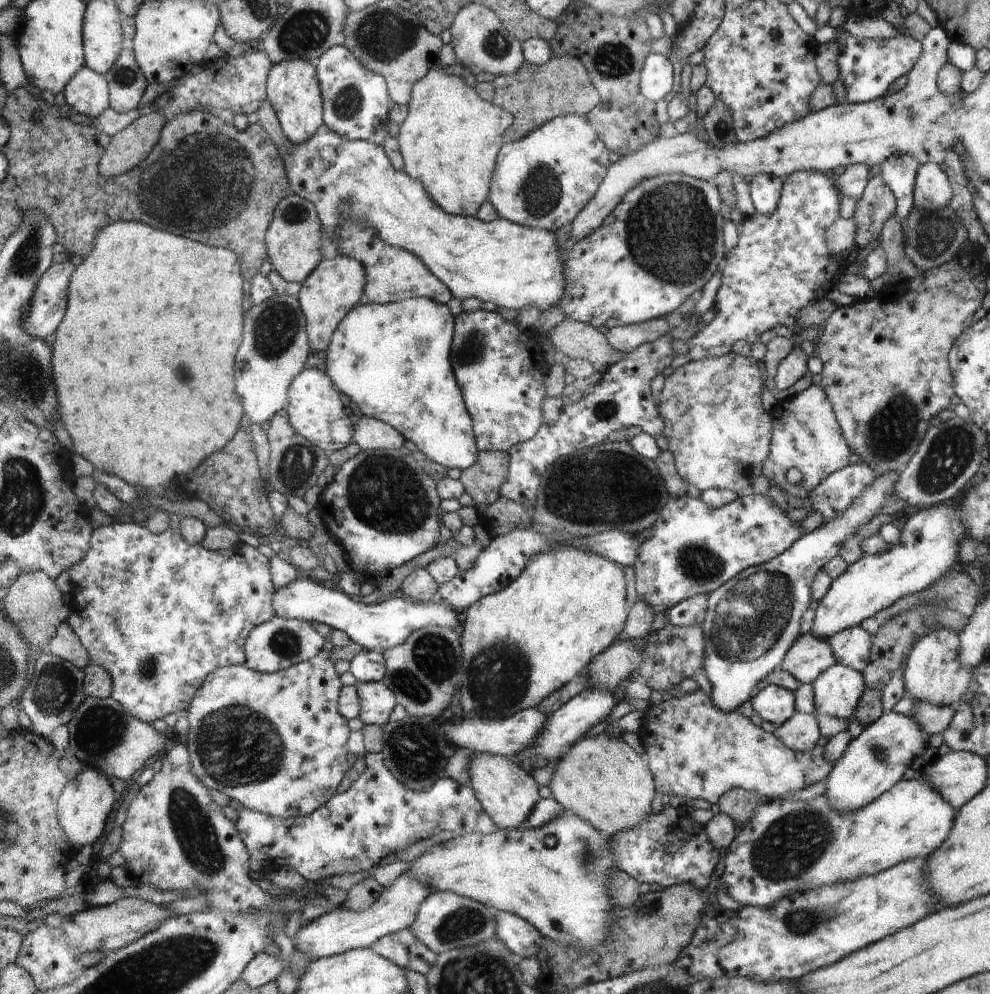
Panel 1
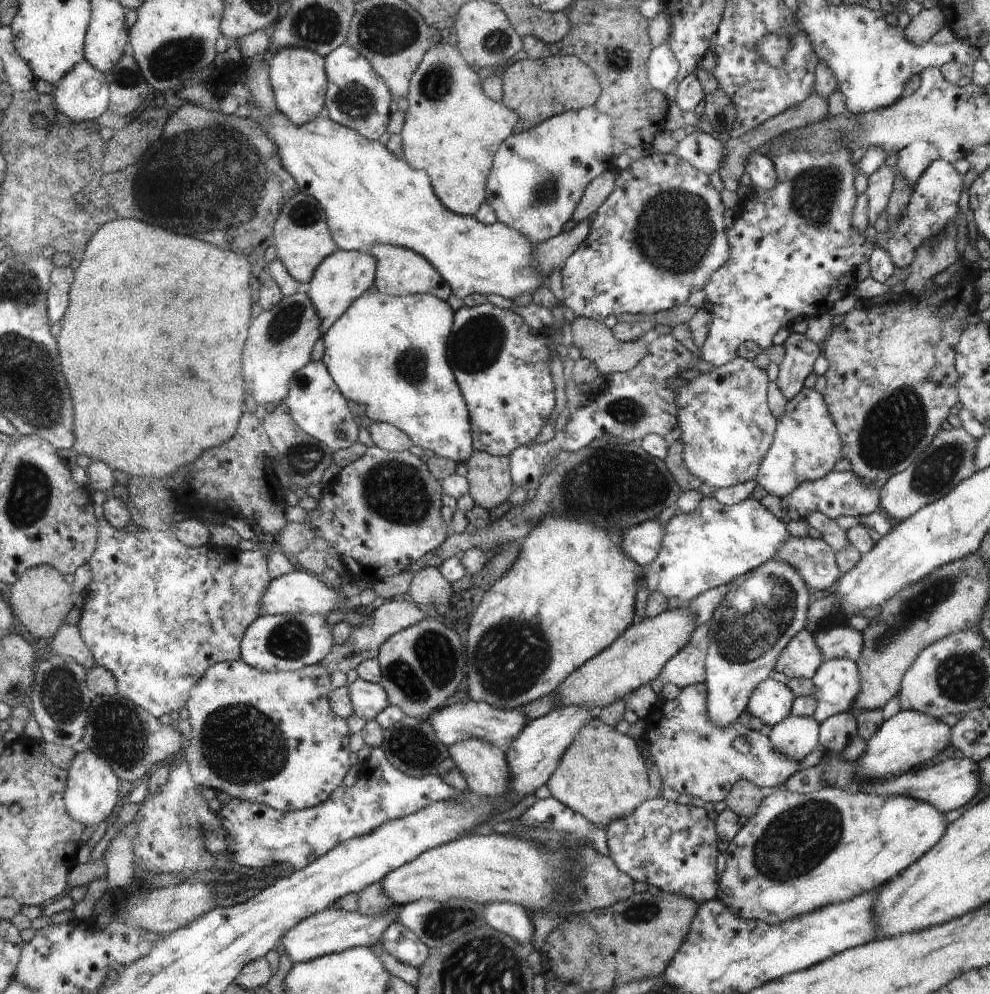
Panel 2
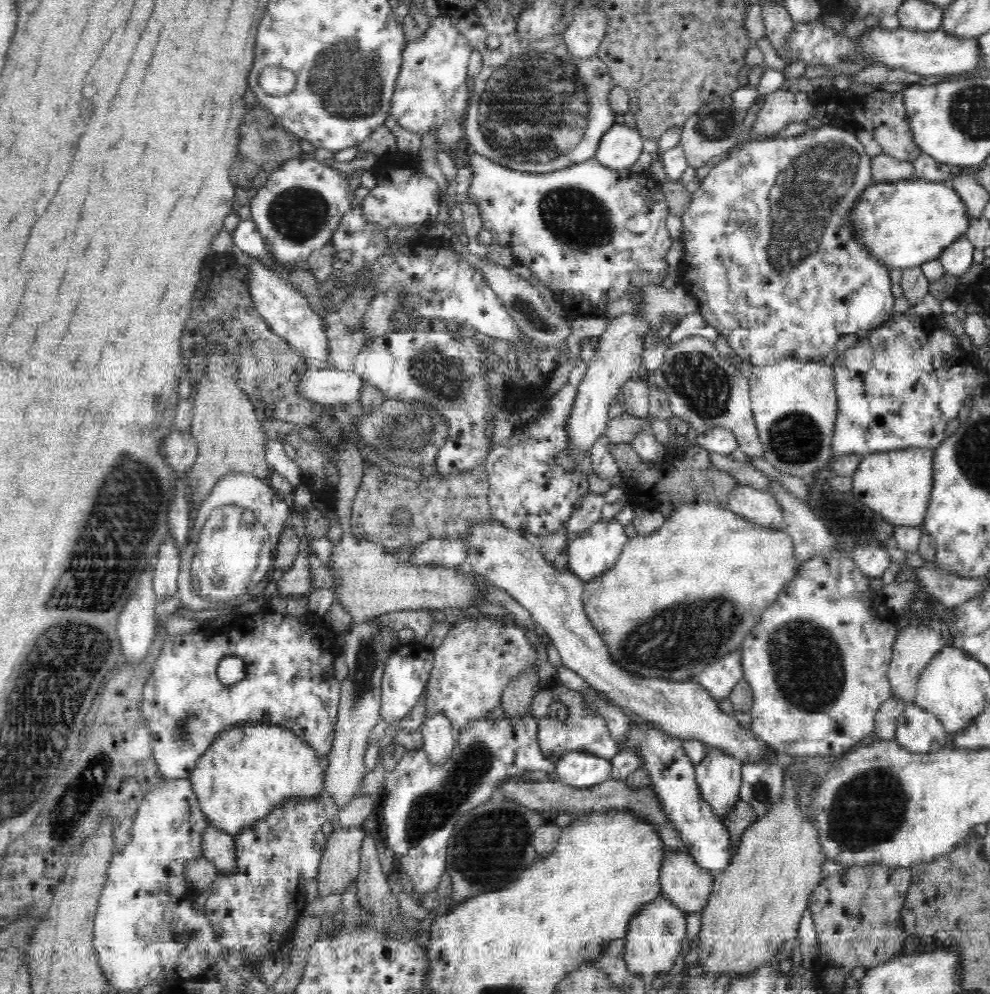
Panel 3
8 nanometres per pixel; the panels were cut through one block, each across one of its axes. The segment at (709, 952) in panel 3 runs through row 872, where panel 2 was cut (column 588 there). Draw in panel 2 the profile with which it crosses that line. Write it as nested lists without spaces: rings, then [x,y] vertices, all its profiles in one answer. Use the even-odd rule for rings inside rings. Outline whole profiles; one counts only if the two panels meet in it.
[[[591,717],[575,736],[558,770],[547,783],[551,796],[601,828],[631,814],[640,803],[652,798],[646,764],[636,743],[630,735],[618,734],[614,727]]]

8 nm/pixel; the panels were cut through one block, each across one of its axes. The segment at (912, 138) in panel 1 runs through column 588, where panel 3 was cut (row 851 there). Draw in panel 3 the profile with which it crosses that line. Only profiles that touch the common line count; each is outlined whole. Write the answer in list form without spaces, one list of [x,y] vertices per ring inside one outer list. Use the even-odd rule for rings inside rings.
[[[210,823],[203,830],[204,836],[204,856],[208,861],[224,873],[235,873],[236,847],[231,834],[216,828]]]

